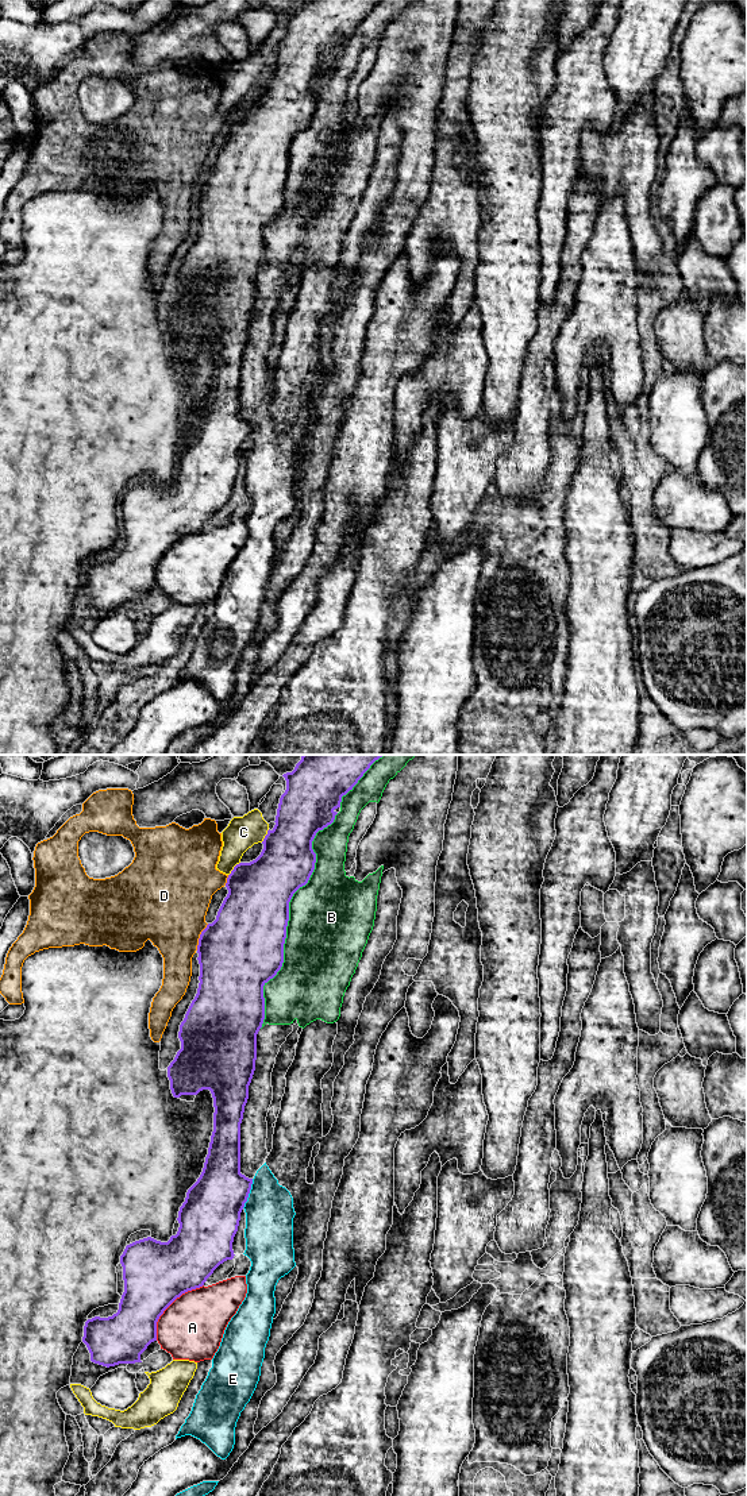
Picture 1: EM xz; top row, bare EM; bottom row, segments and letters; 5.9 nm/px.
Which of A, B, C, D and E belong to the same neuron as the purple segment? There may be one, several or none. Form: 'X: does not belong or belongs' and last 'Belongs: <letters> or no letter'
A: does not belong
B: does not belong
C: does not belong
D: does not belong
E: does not belong
Belongs: no letter

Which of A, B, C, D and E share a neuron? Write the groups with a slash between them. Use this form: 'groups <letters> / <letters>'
groups A / B E / C / D

